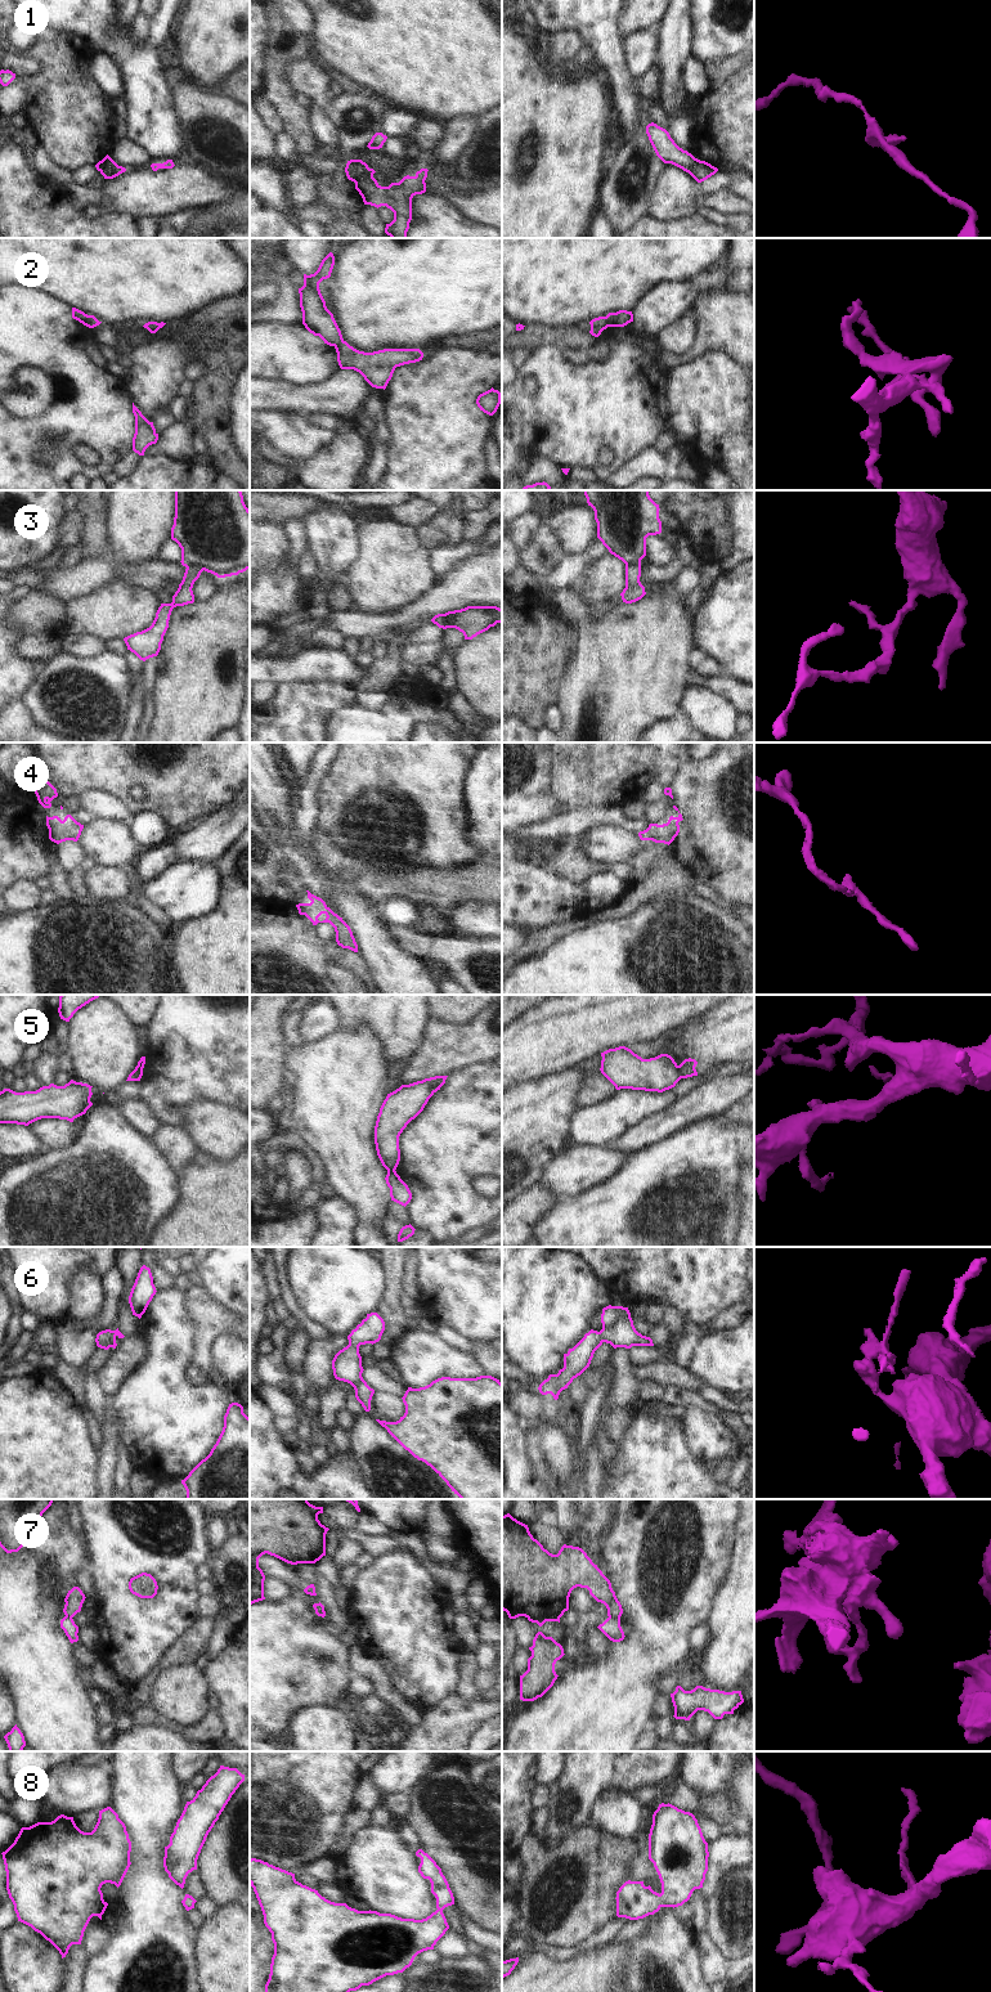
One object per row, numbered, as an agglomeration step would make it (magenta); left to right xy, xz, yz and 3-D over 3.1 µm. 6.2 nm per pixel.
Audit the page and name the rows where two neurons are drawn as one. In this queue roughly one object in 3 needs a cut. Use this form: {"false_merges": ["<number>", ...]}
{"false_merges": ["1", "2", "3", "5", "7"]}

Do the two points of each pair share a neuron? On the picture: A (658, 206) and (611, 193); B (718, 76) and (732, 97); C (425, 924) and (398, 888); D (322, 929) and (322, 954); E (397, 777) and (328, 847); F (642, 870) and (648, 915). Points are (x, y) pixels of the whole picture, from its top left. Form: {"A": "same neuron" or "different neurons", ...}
{"A": "different neurons", "B": "different neurons", "C": "different neurons", "D": "different neurons", "E": "different neurons", "F": "different neurons"}

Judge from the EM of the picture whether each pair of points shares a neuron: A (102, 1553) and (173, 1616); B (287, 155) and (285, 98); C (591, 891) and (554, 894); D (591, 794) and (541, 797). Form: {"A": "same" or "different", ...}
{"A": "same", "B": "different", "C": "same", "D": "different"}

